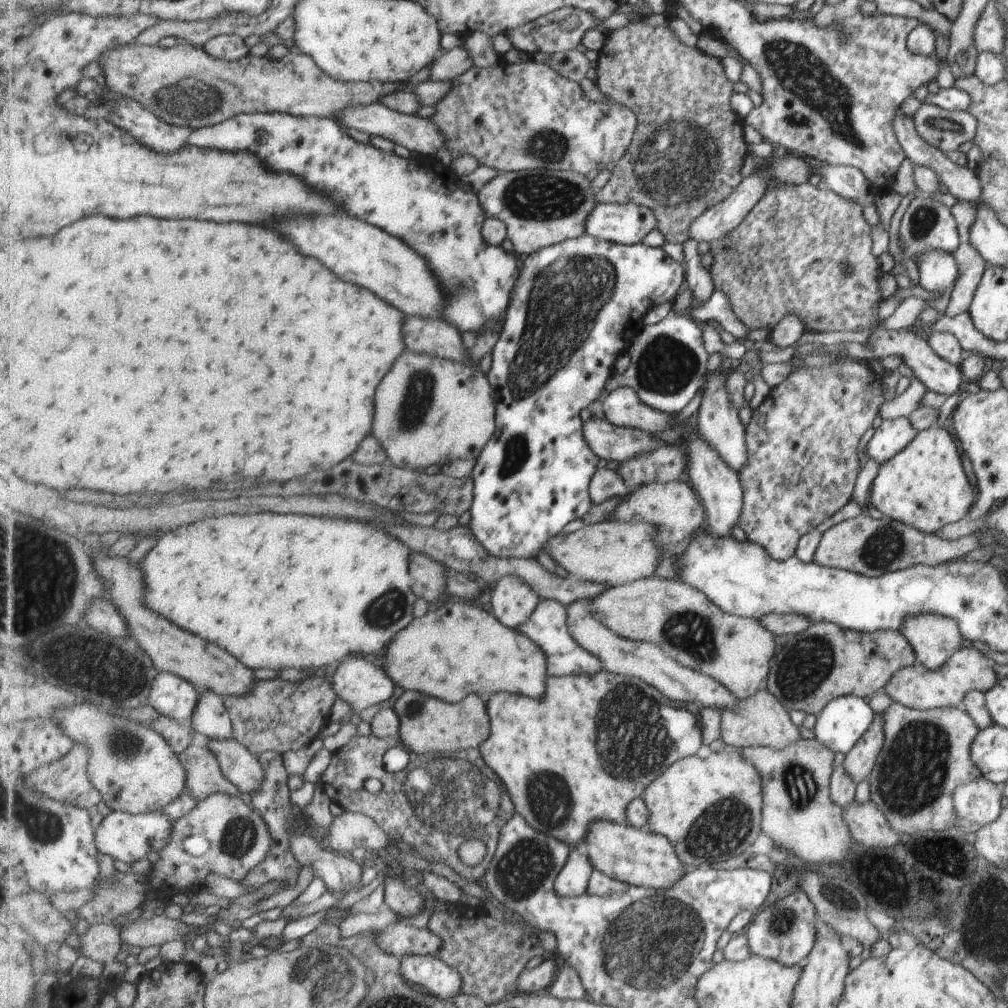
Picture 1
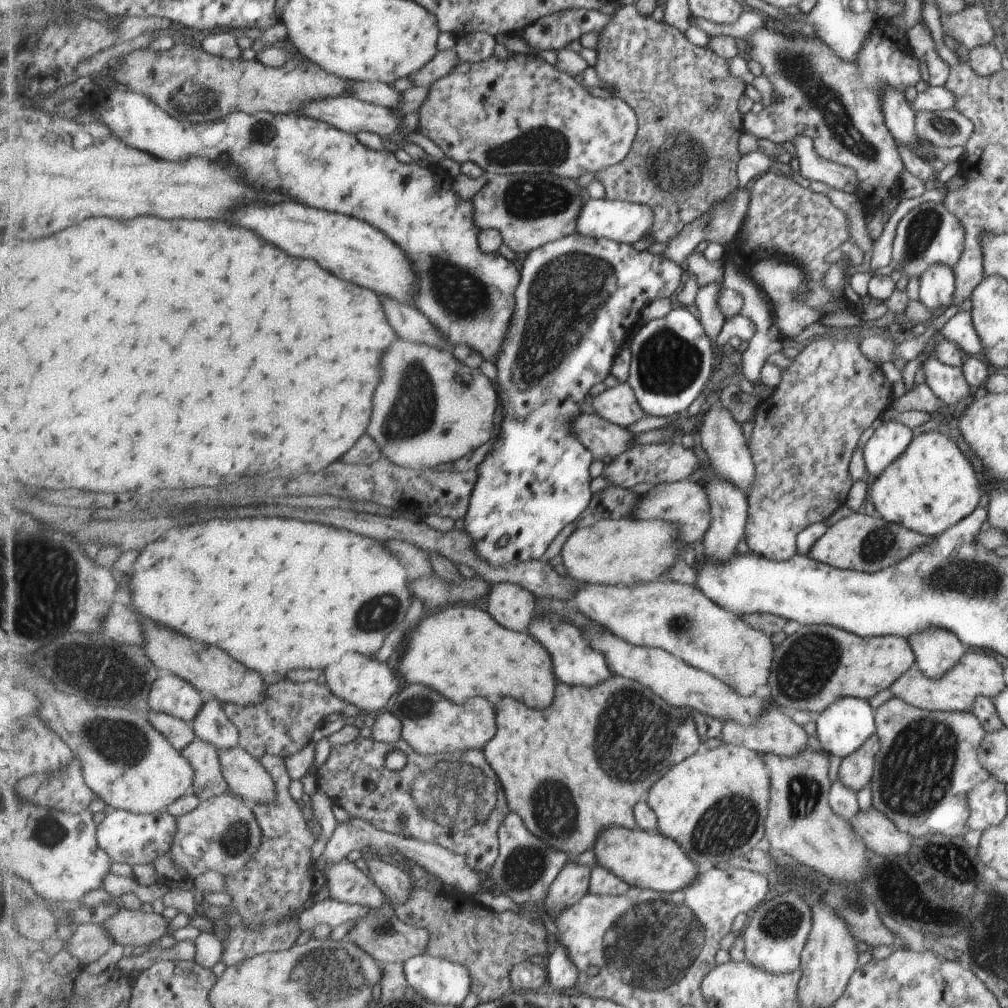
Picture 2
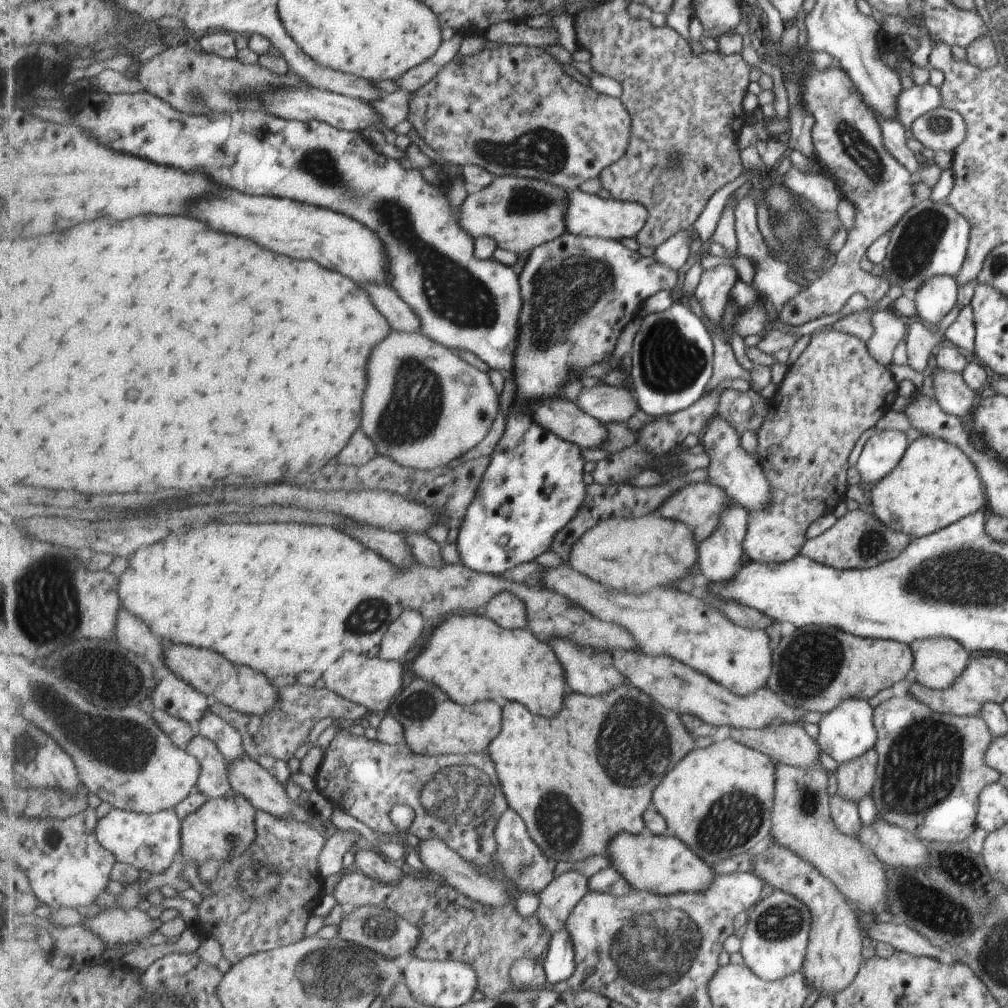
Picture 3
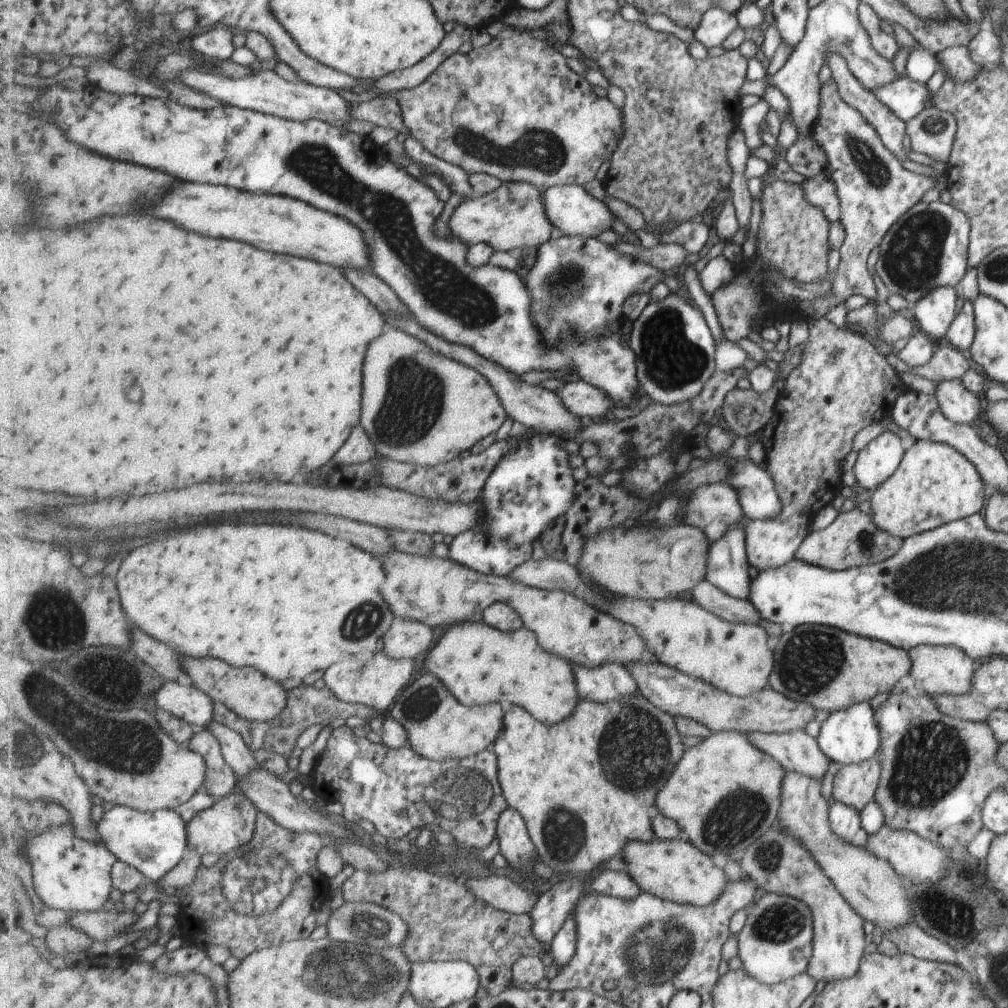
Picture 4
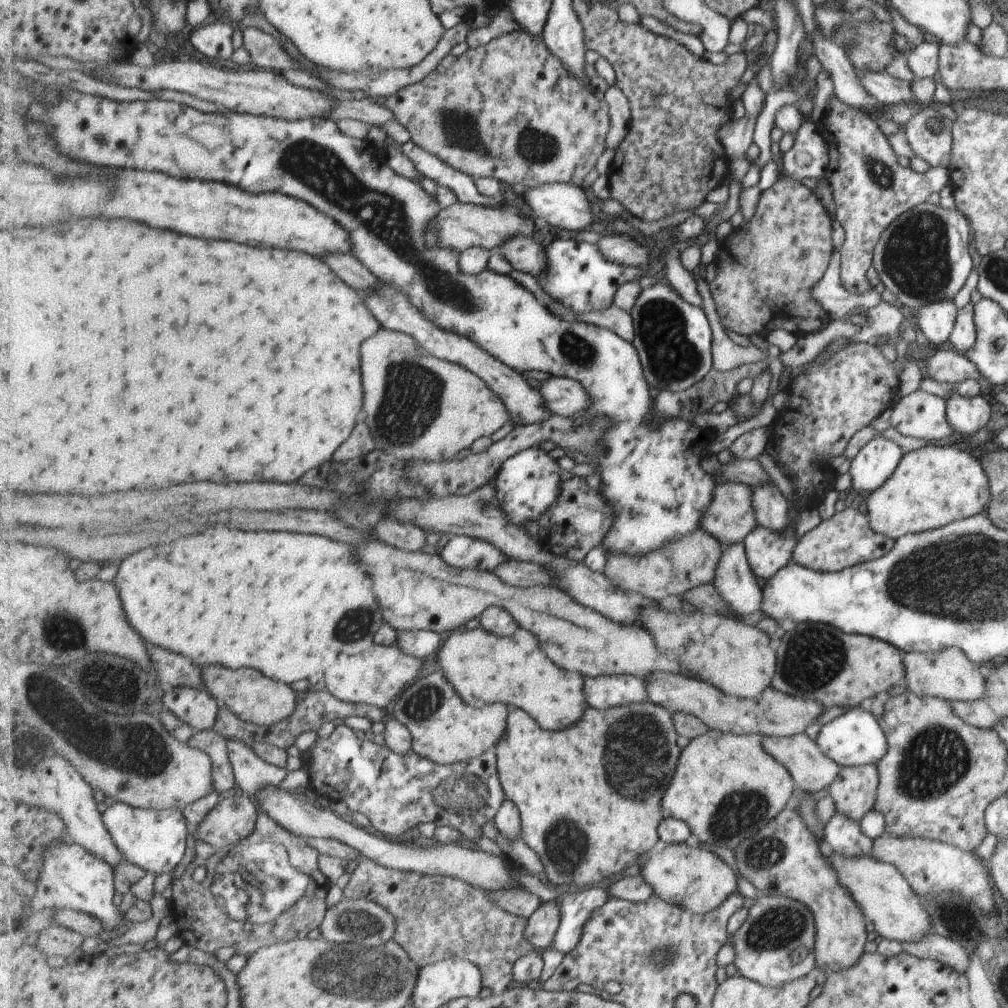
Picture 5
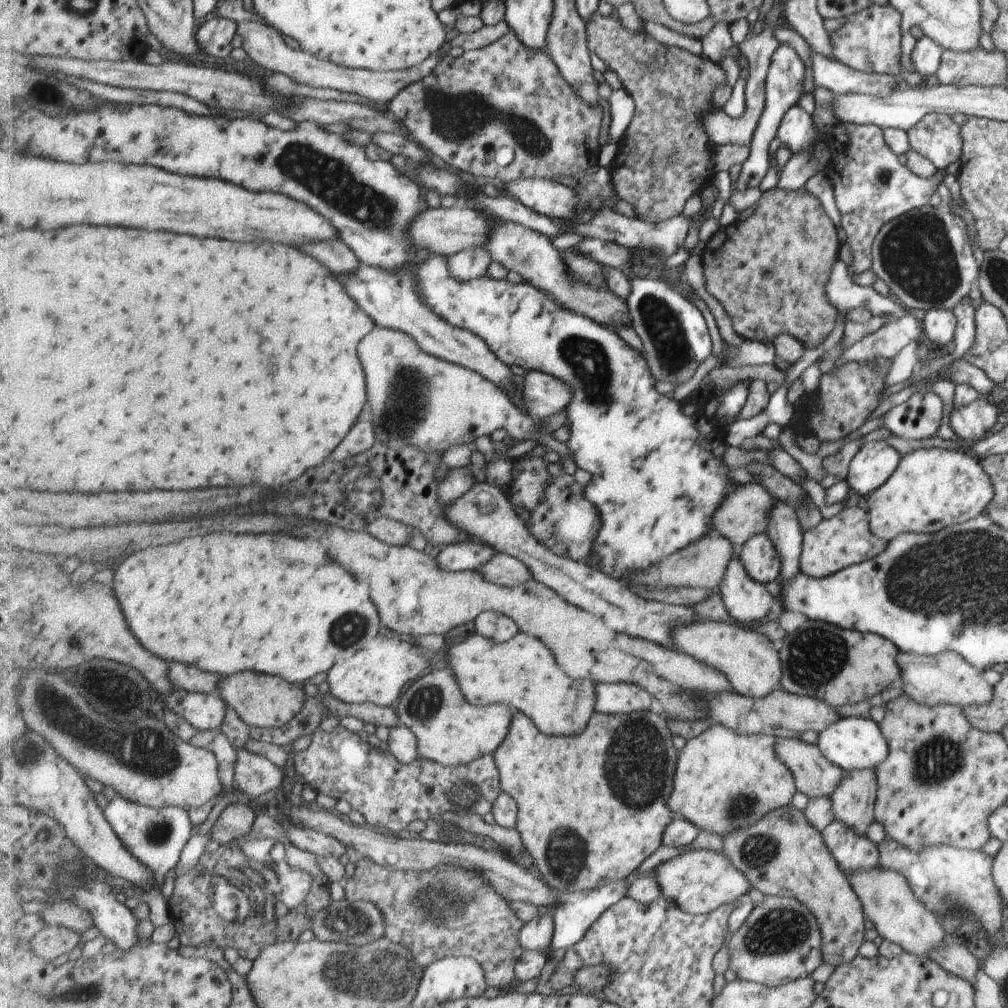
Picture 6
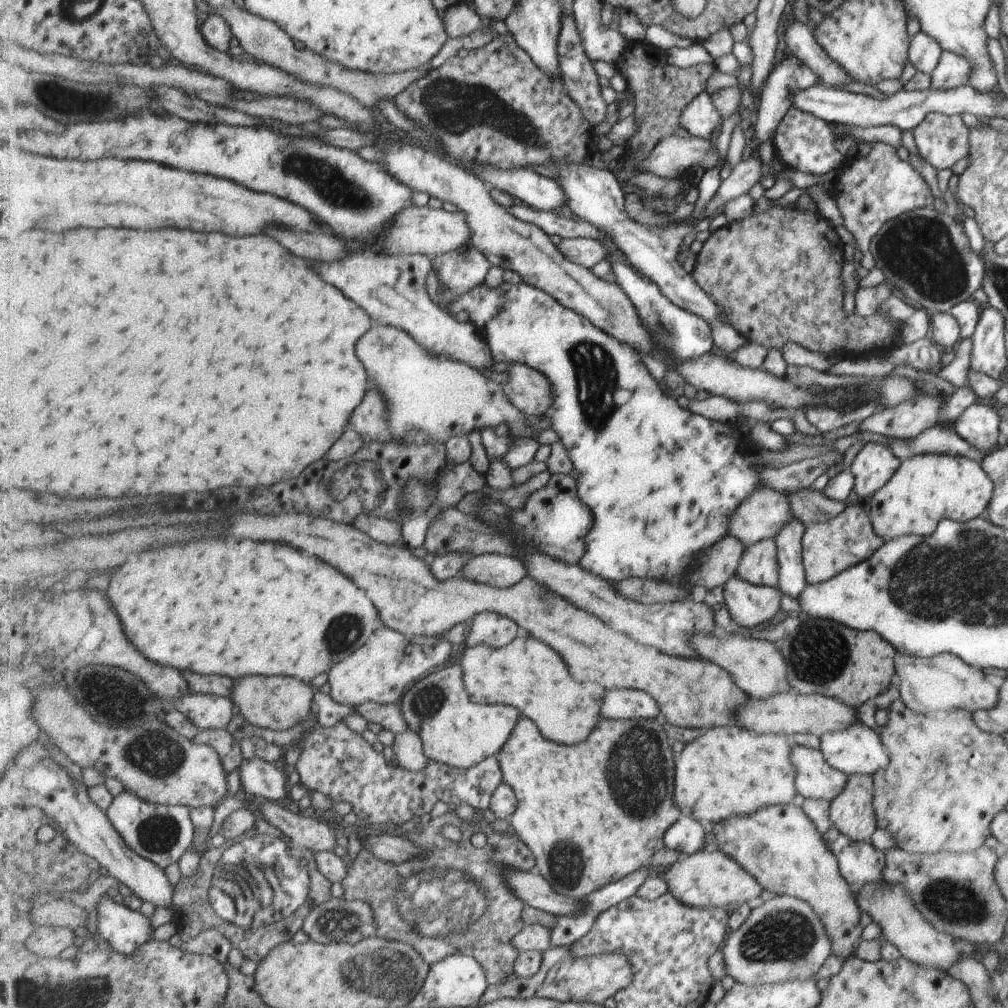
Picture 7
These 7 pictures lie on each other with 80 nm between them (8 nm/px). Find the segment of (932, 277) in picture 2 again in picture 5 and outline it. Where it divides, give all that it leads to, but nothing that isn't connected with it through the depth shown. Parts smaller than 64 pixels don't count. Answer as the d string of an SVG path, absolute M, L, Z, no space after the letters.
M938 300L924 304L917 311L917 326L931 344L944 346L956 317L956 309L950 300Z

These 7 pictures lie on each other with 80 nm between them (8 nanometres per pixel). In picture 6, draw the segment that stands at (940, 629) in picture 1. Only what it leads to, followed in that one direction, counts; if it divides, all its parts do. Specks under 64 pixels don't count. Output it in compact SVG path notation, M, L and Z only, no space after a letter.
M941 652L933 656L902 653L896 663L901 670L903 696L925 706L965 706L987 704L993 698L991 686L983 680L981 672L969 665L957 652Z

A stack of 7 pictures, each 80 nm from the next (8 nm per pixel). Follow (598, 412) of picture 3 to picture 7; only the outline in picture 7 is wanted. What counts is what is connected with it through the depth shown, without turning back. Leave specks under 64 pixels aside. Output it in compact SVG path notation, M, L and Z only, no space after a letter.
M519 362L509 363L509 369L505 374L507 376L506 381L503 382L505 394L512 405L517 410L521 410L524 415L545 415L549 412L549 408L553 407L555 392L553 392L553 386L545 374L541 374L539 370L531 366L519 364Z

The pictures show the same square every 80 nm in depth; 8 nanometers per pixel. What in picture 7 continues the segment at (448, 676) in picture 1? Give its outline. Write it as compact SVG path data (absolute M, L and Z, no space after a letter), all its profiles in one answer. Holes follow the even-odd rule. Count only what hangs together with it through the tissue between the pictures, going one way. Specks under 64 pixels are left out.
M519 636L513 640L513 644L499 650L487 644L479 644L475 648L467 646L460 664L465 668L465 686L469 688L469 694L476 704L513 704L515 708L521 708L521 712L525 712L525 716L531 718L541 728L541 732L549 736L549 740L565 744L583 742L599 722L599 698L589 698L587 690L581 684L575 684L561 656L551 646L535 640L533 636L531 640ZM571 688L573 696L579 700L573 706L569 704ZM581 700L591 706L581 706Z

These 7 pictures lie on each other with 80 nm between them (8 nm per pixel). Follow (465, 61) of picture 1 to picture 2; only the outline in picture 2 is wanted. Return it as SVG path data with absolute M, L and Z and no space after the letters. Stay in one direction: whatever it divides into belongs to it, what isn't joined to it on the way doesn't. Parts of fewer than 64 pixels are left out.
M455 49L439 50L433 60L430 60L420 71L409 78L417 87L431 87L439 79L450 75L462 62L460 54Z

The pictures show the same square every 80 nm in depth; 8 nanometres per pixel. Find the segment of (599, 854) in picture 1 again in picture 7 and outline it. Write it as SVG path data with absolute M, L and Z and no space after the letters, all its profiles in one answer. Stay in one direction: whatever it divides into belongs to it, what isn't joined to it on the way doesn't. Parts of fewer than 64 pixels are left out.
M716 849L680 856L661 873L669 884L668 894L673 894L689 908L727 908L729 912L733 912L749 900L759 898L763 889L751 873Z

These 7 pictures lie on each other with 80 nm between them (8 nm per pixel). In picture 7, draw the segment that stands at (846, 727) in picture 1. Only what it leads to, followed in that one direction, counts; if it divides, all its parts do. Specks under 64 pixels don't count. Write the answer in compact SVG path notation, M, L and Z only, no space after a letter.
M851 724L845 730L829 732L819 737L819 749L832 768L839 770L847 776L873 776L878 771L888 767L887 747L880 741L880 736L875 734L865 724Z

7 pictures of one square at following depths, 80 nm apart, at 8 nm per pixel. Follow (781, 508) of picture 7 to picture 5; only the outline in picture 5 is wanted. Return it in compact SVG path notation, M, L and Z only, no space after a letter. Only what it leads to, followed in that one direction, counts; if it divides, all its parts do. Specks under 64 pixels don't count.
M716 483L711 506L704 512L699 528L712 535L722 547L741 542L758 524L752 512L752 496L747 485Z

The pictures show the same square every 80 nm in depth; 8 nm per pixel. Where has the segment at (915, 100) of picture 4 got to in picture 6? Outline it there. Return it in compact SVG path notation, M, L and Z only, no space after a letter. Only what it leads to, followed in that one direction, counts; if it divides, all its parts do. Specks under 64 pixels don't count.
M806 45L811 61L813 87L803 93L798 100L798 104L801 104L801 108L805 108L805 112L813 113L814 90L818 87L831 91L833 95L867 94L867 96L875 96L875 98L884 98L894 92L896 78L893 76L859 72L813 52L811 46Z

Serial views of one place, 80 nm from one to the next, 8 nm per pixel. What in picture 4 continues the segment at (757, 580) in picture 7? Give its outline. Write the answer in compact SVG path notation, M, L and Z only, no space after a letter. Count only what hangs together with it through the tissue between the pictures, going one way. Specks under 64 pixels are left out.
M781 518L751 519L745 531L745 552L751 567L761 572L763 569L780 567L794 558L803 538L797 526Z

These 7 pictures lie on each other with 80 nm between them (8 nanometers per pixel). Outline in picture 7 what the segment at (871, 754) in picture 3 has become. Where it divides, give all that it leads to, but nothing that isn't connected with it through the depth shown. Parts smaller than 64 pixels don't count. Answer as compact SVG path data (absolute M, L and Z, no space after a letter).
M848 776L844 790L830 801L828 816L832 827L850 840L869 842L877 828L872 797L870 776Z

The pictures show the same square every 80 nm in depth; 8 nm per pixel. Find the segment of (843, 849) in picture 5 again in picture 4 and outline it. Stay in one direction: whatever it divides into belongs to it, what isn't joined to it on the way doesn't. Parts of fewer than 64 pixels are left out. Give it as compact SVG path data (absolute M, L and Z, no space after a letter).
M833 801L829 811L832 831L849 844L863 847L866 832L861 828L859 813L852 807L839 801Z

